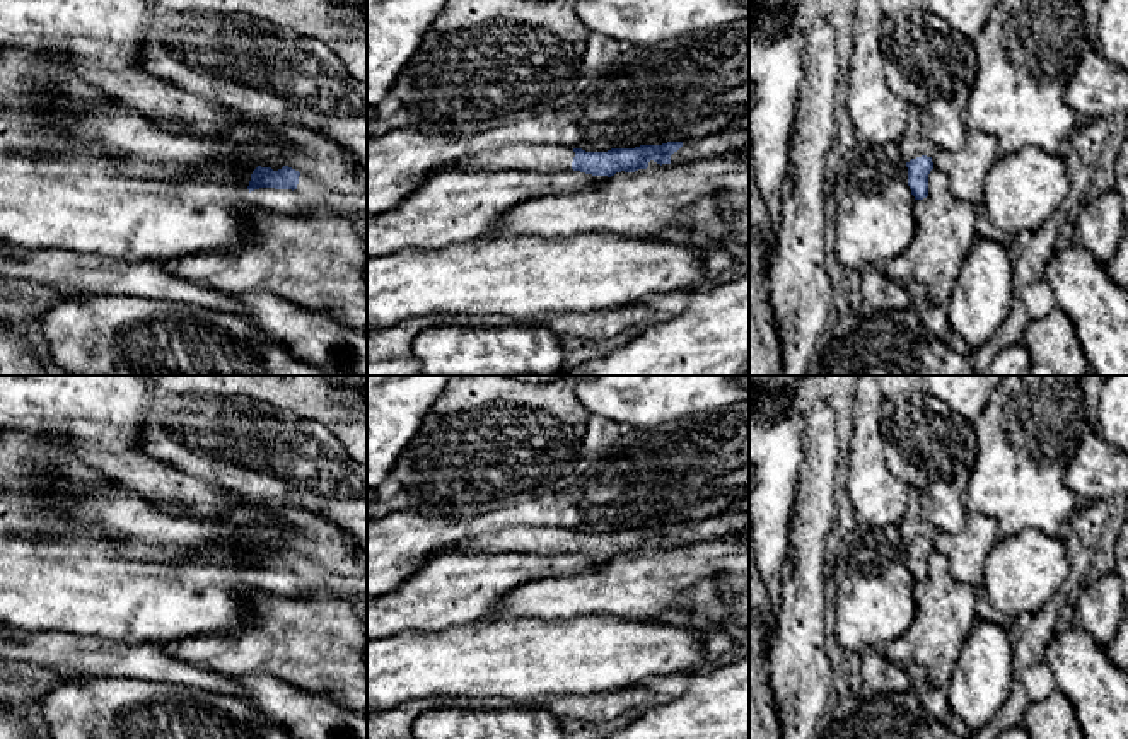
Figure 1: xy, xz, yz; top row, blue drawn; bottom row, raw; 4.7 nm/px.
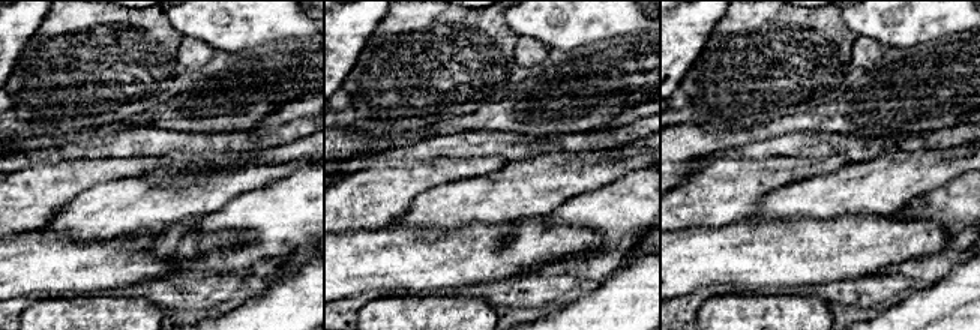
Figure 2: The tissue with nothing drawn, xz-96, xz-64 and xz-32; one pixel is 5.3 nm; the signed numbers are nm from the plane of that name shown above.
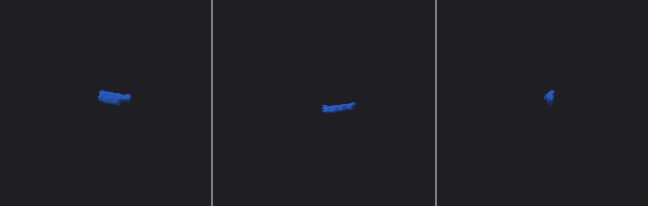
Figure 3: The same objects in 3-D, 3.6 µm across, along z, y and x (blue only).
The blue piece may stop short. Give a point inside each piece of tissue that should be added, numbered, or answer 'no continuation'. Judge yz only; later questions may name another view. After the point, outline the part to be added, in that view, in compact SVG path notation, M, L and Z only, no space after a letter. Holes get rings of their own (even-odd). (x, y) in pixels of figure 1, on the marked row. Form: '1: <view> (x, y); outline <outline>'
1: yz (913, 144); outline M908 102L908 126L898 147L904 162L922 155L930 157L935 150L932 142L922 133L920 111L913 102Z

